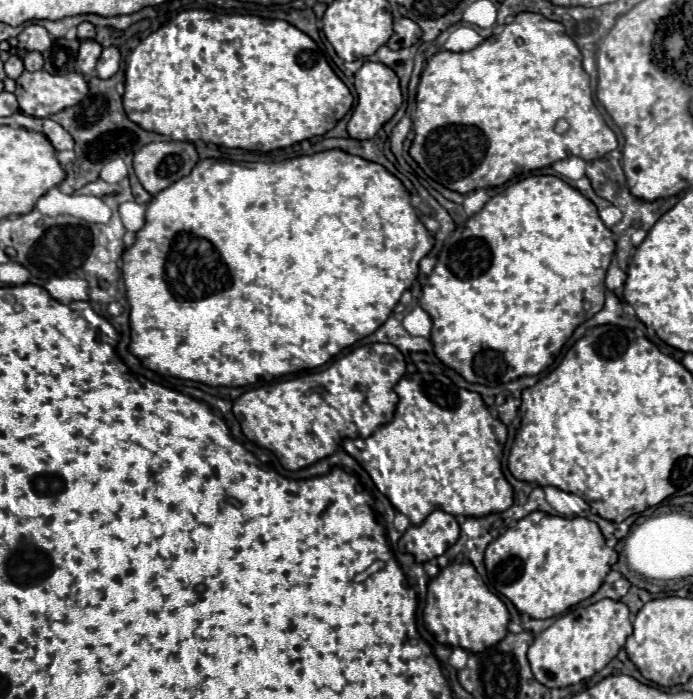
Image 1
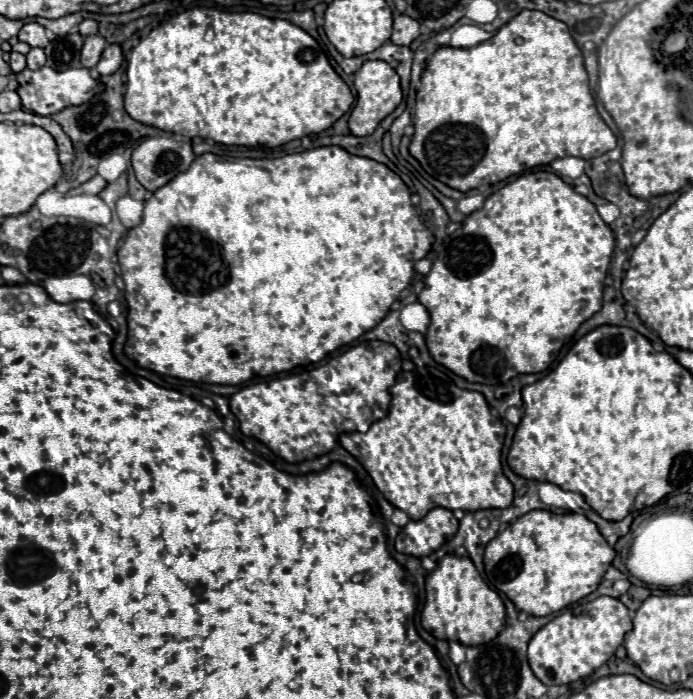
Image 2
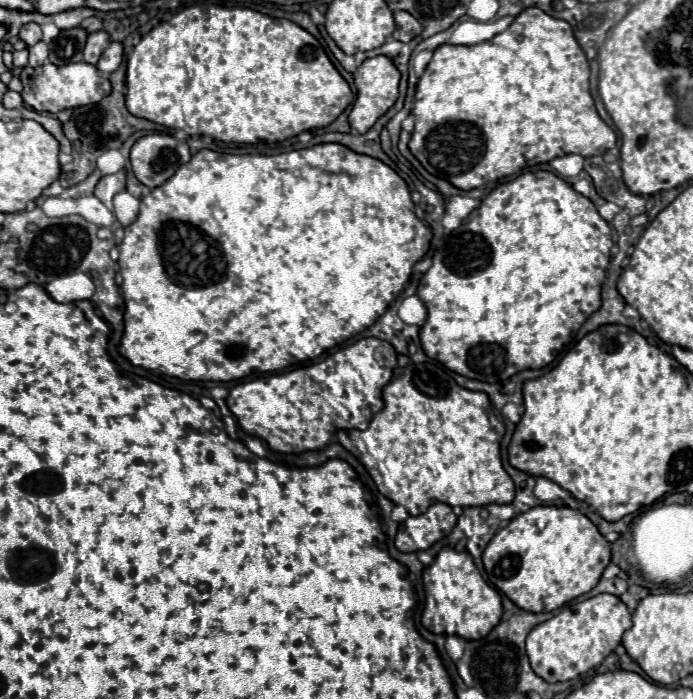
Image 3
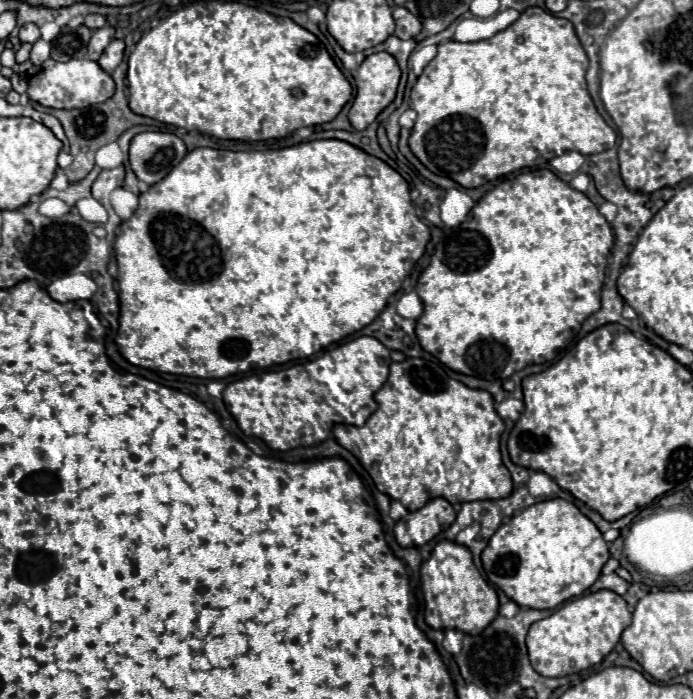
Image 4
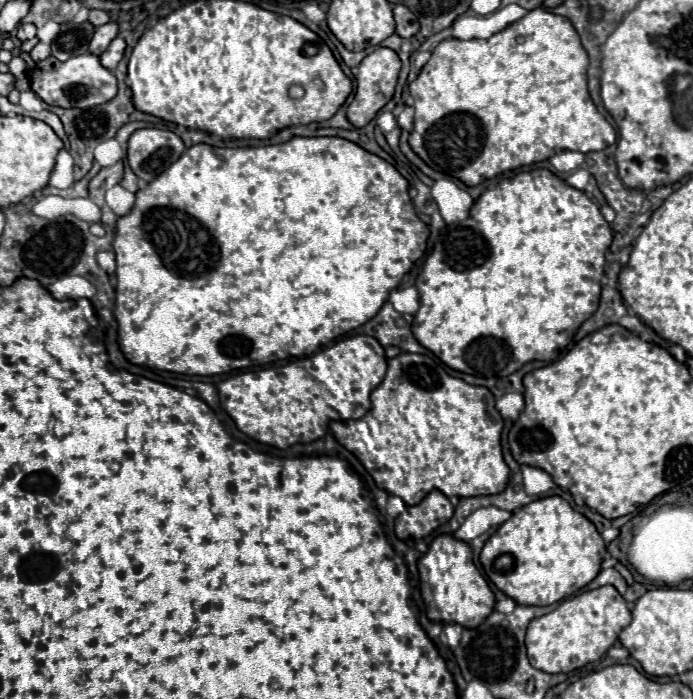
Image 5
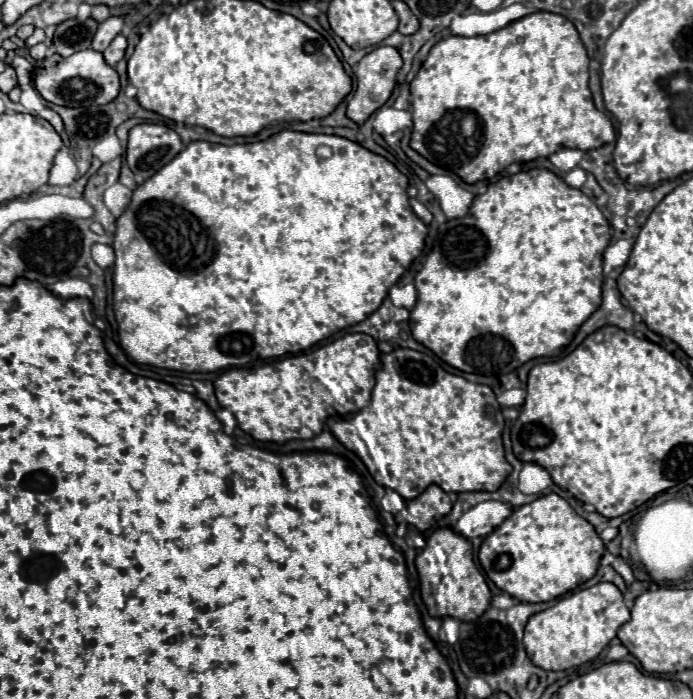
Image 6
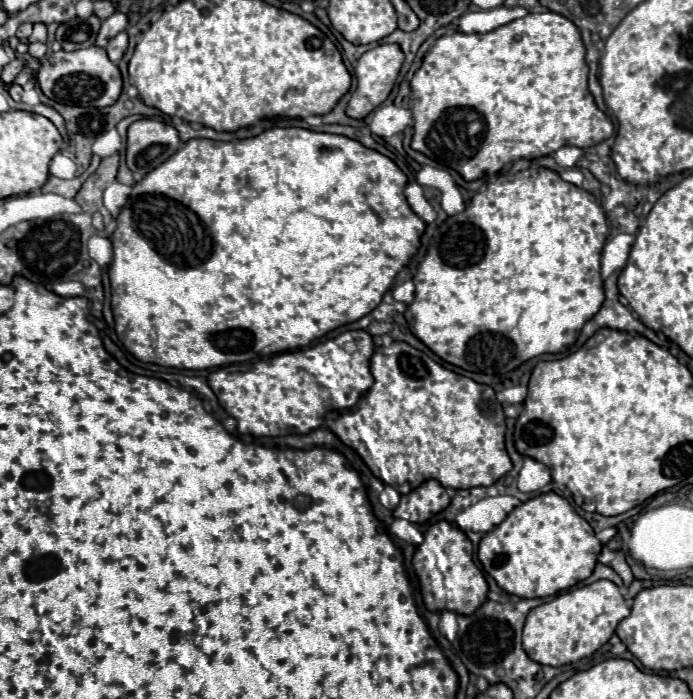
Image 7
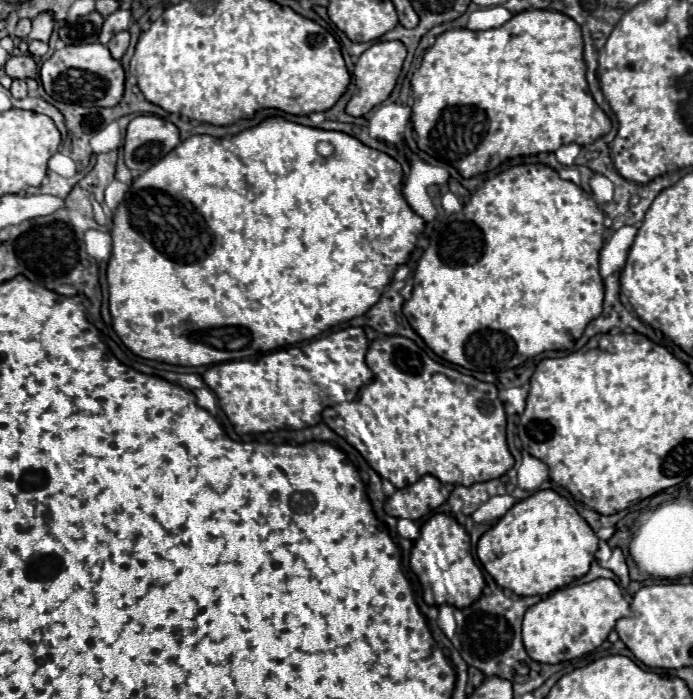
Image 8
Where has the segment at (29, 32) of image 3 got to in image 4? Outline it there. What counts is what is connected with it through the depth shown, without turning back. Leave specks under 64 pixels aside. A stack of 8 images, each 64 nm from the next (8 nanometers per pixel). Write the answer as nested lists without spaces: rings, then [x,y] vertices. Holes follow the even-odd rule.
[[[24,24],[22,28],[20,28],[20,42],[36,42],[38,38],[40,38],[40,32],[38,32],[38,26],[36,24]]]

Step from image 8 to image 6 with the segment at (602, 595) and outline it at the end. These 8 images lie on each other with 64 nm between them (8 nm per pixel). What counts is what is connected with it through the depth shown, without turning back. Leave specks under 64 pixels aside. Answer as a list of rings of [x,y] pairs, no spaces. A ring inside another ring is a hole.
[[[600,582],[590,588],[570,592],[554,606],[532,614],[524,630],[524,648],[536,666],[544,670],[568,670],[594,660],[628,620],[630,610],[624,604],[622,592],[610,582]]]

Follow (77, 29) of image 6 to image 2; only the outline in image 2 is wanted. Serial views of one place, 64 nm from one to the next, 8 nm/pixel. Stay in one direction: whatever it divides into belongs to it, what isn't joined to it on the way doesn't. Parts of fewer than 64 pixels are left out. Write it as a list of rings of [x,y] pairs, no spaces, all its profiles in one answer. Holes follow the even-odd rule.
[[[72,32],[72,34],[66,34],[66,36],[52,40],[46,46],[46,56],[48,56],[46,64],[56,70],[78,66],[82,44],[84,44],[84,40],[78,32]]]

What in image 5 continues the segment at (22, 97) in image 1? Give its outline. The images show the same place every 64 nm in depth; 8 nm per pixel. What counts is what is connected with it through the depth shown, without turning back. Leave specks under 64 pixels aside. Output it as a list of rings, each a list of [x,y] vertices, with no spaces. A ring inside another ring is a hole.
[[[80,54],[80,56],[72,56],[66,62],[60,62],[54,56],[48,56],[46,60],[38,62],[36,68],[30,74],[30,86],[32,90],[46,102],[52,106],[60,106],[60,108],[92,108],[96,104],[104,104],[108,100],[112,100],[118,92],[116,86],[116,76],[102,66],[100,56],[96,54]]]

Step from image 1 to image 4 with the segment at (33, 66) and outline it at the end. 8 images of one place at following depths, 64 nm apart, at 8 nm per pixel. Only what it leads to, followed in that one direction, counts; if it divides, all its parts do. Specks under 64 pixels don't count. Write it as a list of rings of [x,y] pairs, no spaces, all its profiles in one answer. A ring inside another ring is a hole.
[[[38,40],[30,52],[30,60],[34,66],[40,66],[50,56],[50,44],[44,40]]]

